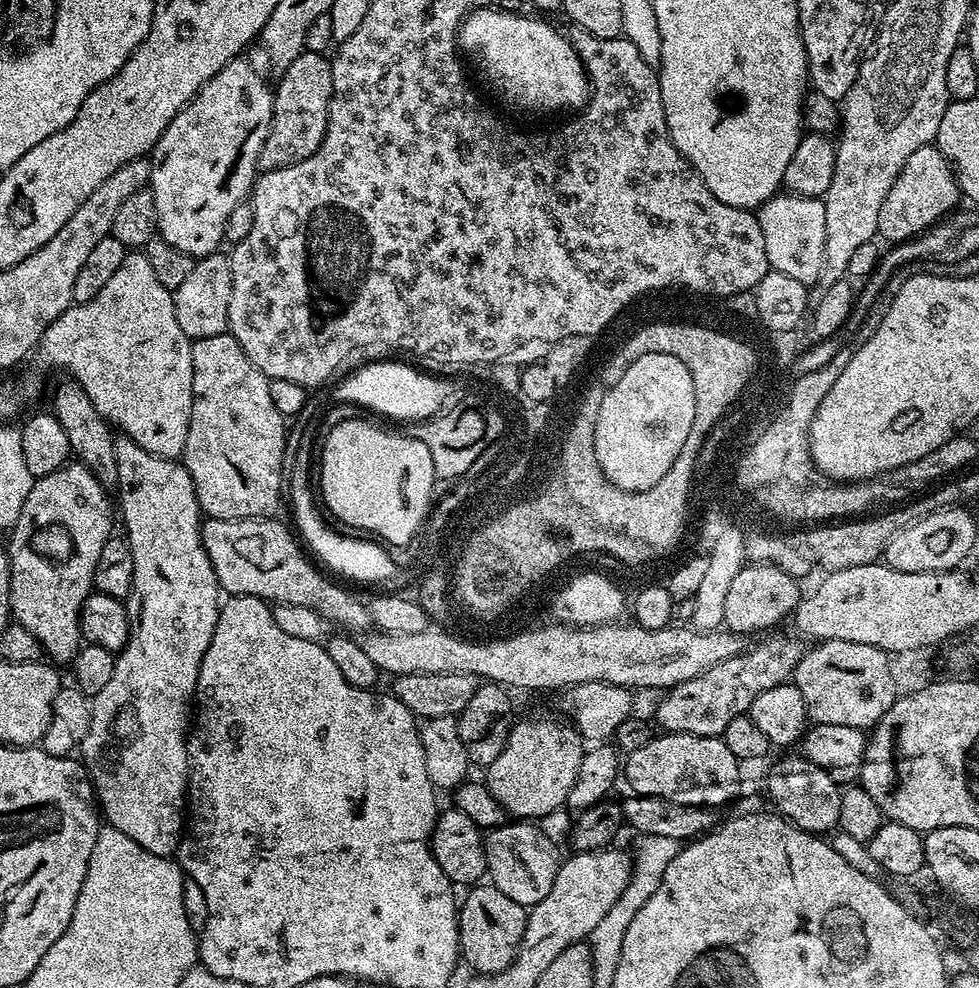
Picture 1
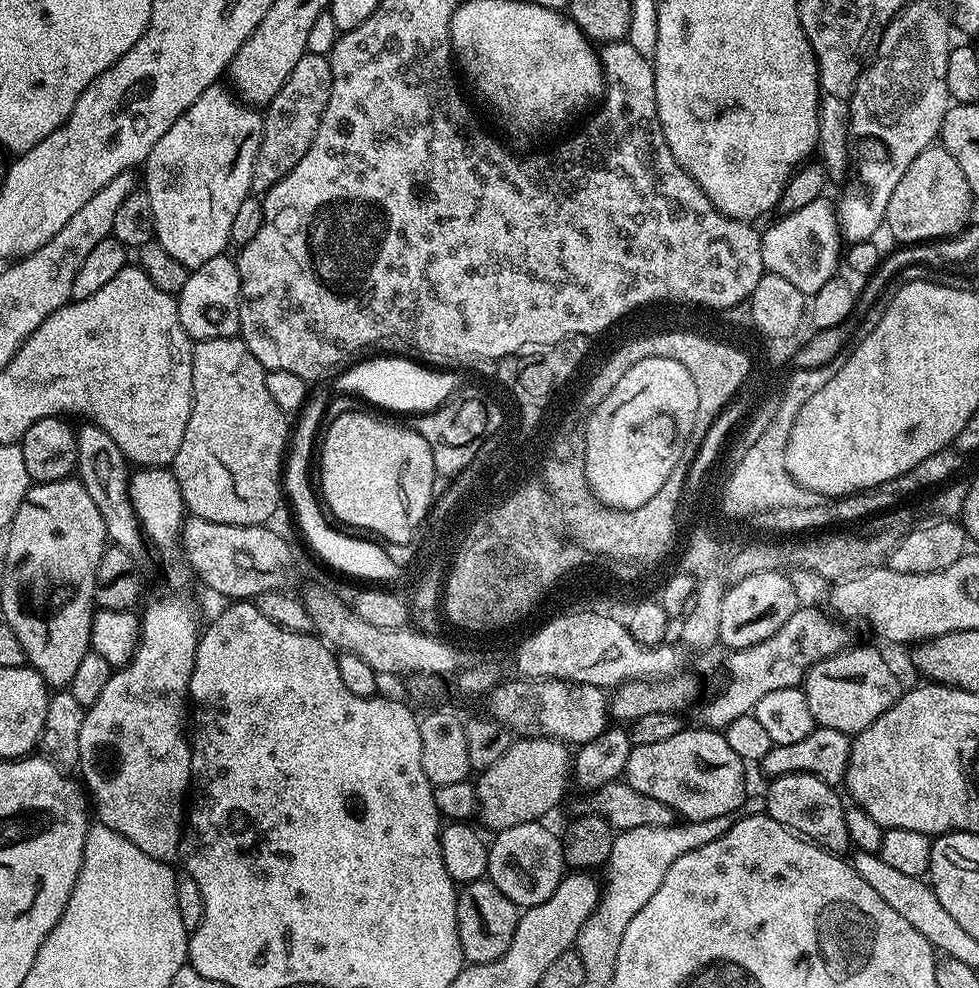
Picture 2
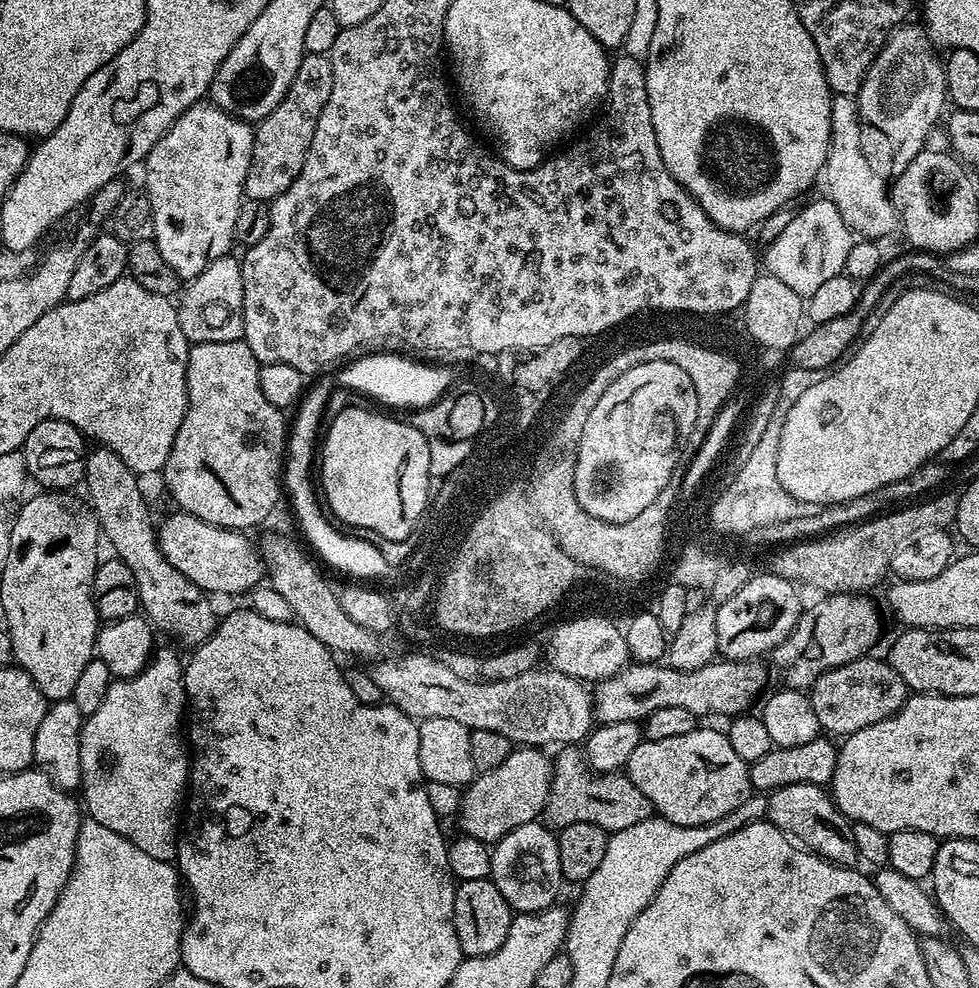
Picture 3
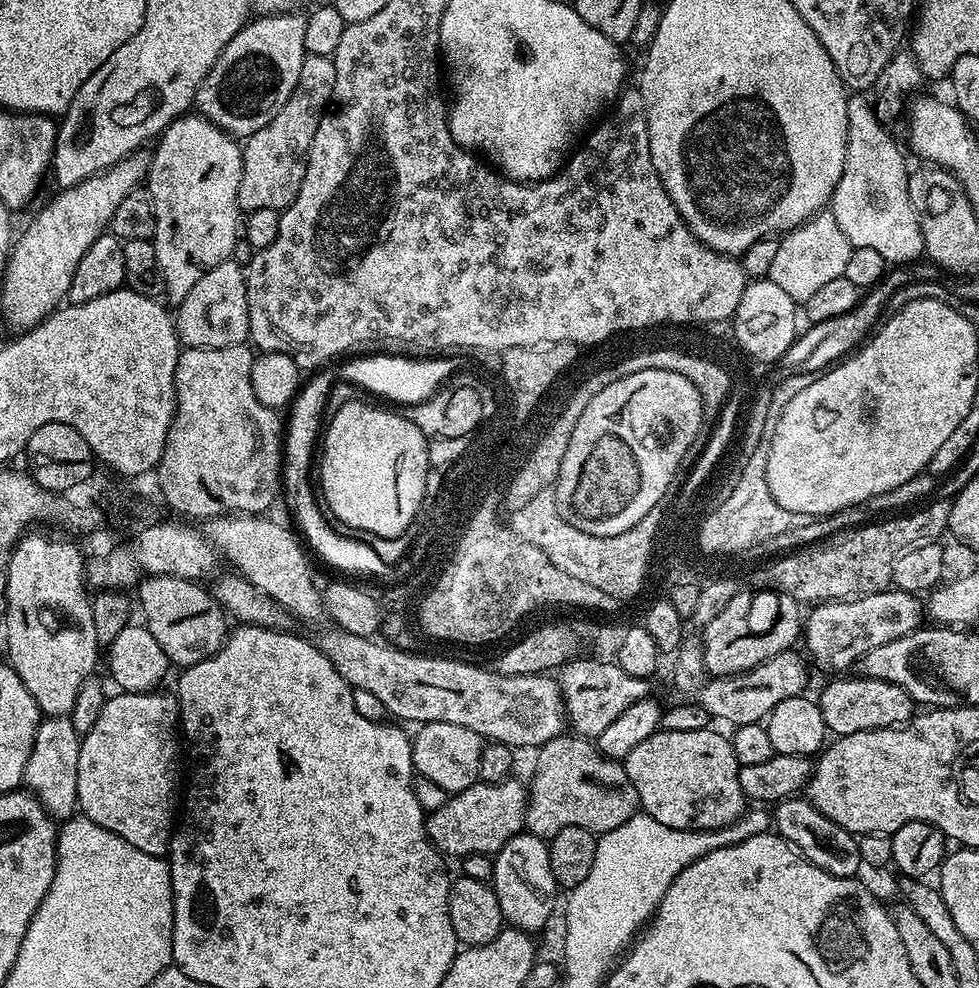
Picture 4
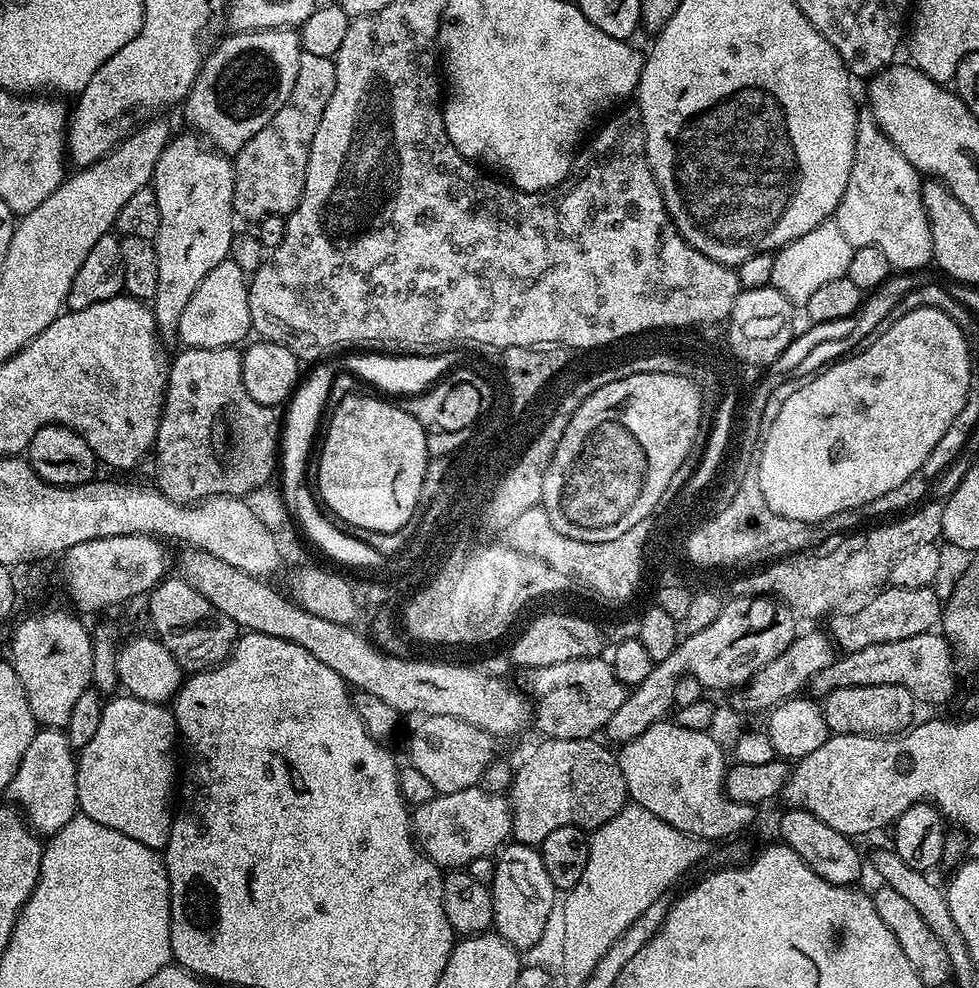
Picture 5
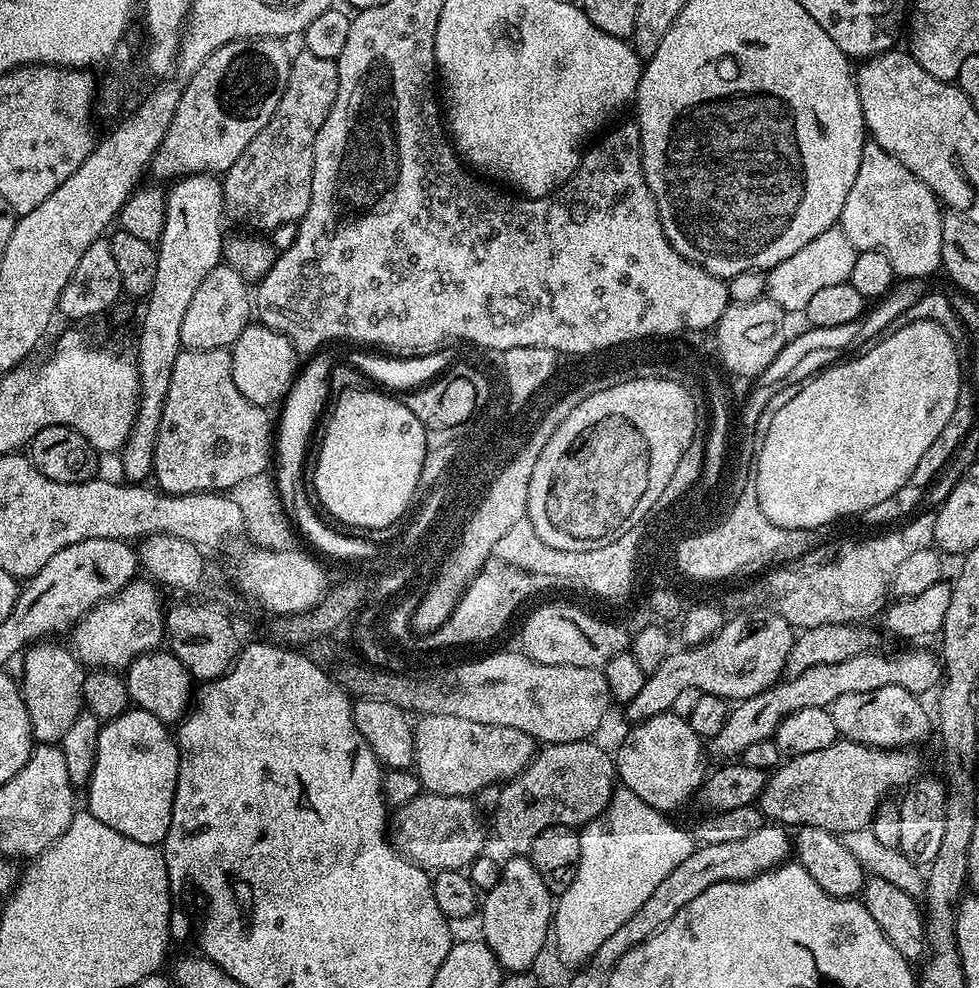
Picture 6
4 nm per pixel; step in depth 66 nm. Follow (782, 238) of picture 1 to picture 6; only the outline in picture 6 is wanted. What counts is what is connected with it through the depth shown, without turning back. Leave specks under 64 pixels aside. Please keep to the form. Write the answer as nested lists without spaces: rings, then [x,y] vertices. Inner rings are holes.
[[[838,226],[818,234],[818,238],[814,238],[814,242],[806,242],[806,246],[802,246],[802,250],[798,250],[794,254],[790,254],[790,258],[786,258],[786,262],[778,262],[778,266],[767,269],[767,299],[783,308],[785,313],[803,313],[806,302],[810,302],[810,297],[817,290],[822,290],[825,286],[848,283],[850,270],[854,270],[857,251]]]

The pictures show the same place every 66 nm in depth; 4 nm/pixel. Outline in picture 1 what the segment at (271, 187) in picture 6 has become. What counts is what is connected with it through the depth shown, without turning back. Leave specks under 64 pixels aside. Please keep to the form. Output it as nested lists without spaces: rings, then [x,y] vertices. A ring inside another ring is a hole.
[[[305,51],[290,62],[288,69],[279,73],[280,85],[277,83],[272,98],[272,121],[270,130],[266,134],[266,142],[260,151],[260,172],[278,170],[286,166],[294,166],[318,146],[322,146],[326,126],[328,125],[328,111],[334,78],[332,77],[332,61],[325,53]]]

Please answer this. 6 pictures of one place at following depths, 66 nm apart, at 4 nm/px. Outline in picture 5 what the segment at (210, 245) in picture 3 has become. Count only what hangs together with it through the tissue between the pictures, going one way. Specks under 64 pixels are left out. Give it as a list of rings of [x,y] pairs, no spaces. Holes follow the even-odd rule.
[[[173,135],[169,139],[158,158],[151,183],[158,198],[160,221],[154,241],[158,254],[158,290],[150,307],[161,337],[176,336],[178,318],[182,318],[186,302],[190,302],[194,290],[198,290],[198,282],[202,282],[218,262],[229,259],[232,251],[232,199],[236,177],[233,161],[219,151],[200,148],[201,141],[192,136]]]

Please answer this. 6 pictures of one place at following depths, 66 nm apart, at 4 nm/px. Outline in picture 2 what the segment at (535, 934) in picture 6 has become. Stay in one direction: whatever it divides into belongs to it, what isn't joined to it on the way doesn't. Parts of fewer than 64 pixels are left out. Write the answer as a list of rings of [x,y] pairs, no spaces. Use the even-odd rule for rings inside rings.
[[[537,822],[499,829],[493,835],[496,837],[491,837],[488,846],[487,879],[521,909],[533,908],[546,902],[546,898],[558,890],[566,875],[561,837],[557,833],[555,836],[546,825],[547,823]]]

